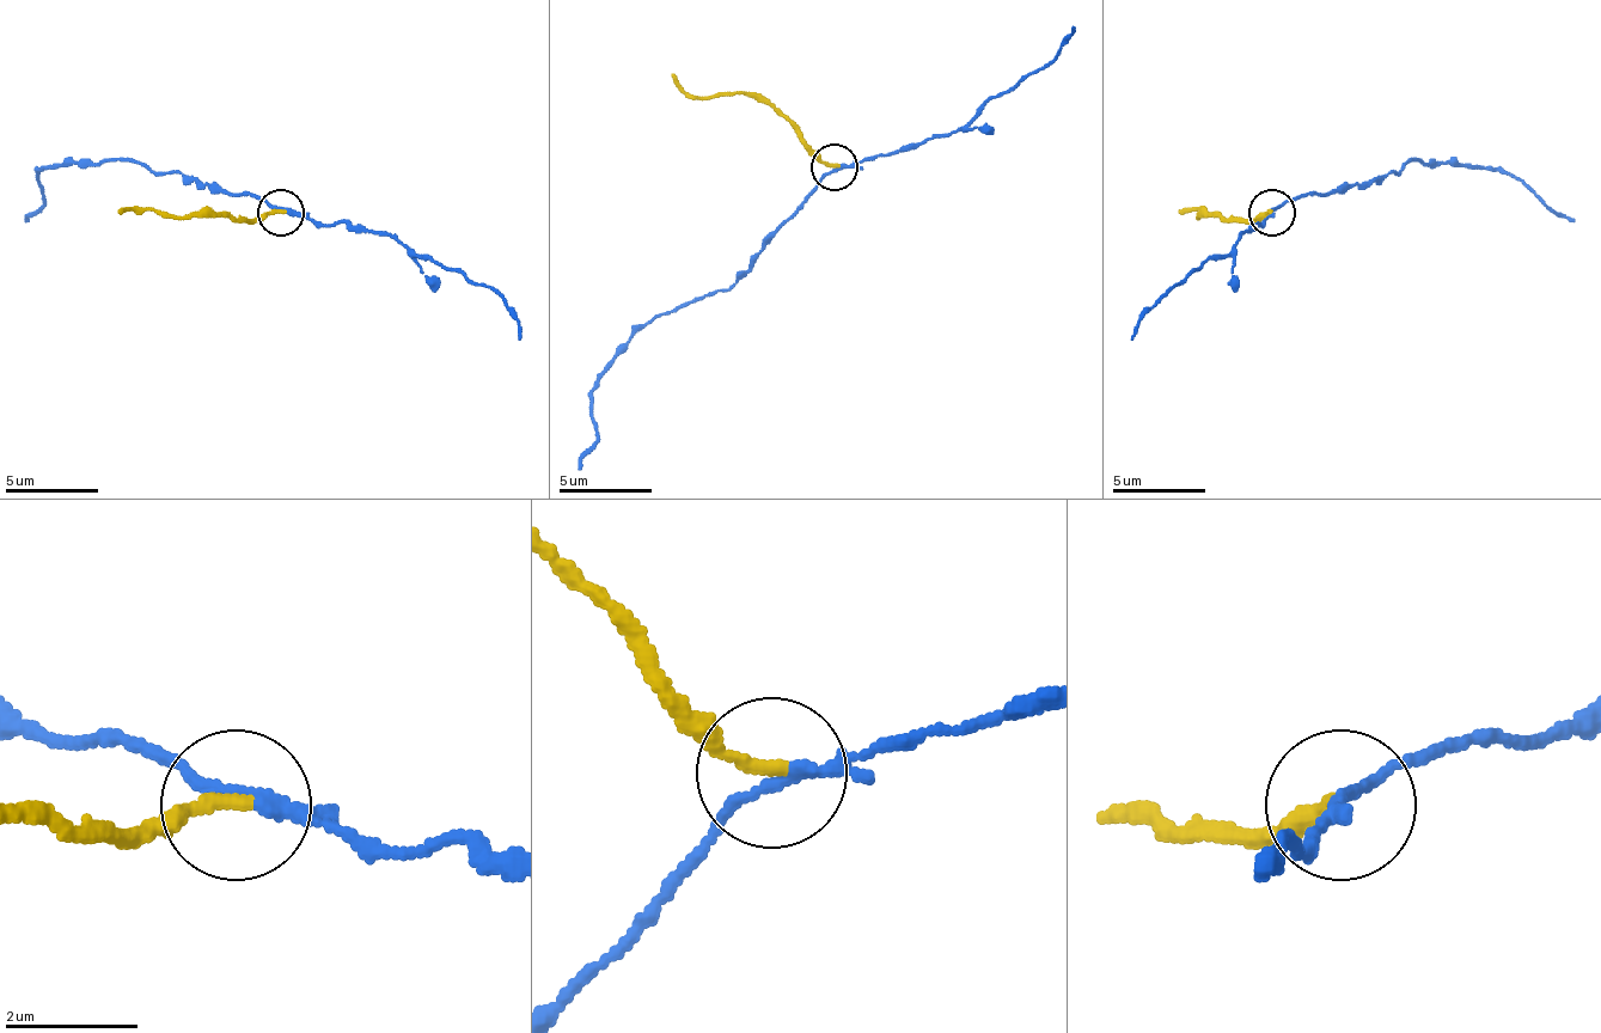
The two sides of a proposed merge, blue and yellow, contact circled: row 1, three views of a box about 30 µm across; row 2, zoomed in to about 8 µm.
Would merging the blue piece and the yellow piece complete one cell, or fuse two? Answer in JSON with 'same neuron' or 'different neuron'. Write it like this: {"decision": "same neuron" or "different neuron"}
{"decision": "different neuron"}

